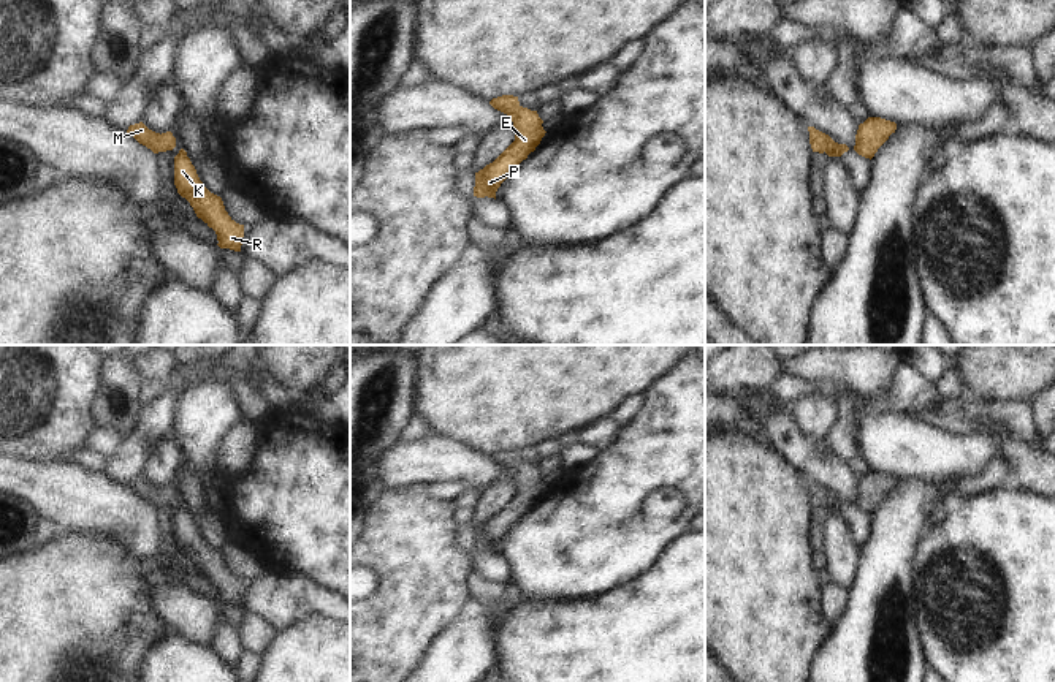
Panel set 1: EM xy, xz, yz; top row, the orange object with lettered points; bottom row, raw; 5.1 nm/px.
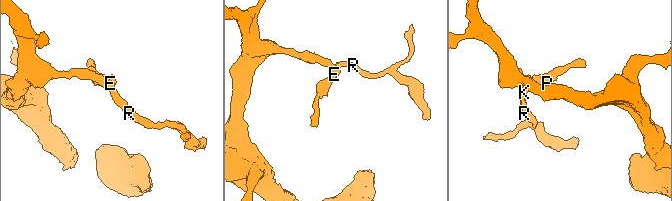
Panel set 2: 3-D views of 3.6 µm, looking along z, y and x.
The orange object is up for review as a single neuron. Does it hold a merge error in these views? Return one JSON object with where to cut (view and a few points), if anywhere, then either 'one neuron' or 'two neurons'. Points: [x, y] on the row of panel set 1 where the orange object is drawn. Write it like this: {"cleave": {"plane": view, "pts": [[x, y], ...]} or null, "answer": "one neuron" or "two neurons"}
{"cleave": null, "answer": "one neuron"}

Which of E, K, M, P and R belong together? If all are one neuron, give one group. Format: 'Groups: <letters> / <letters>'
Groups: E K M P R

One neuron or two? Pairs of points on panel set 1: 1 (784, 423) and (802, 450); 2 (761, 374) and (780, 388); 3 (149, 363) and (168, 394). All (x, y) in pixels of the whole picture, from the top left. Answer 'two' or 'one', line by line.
1: one
2: two
3: two

